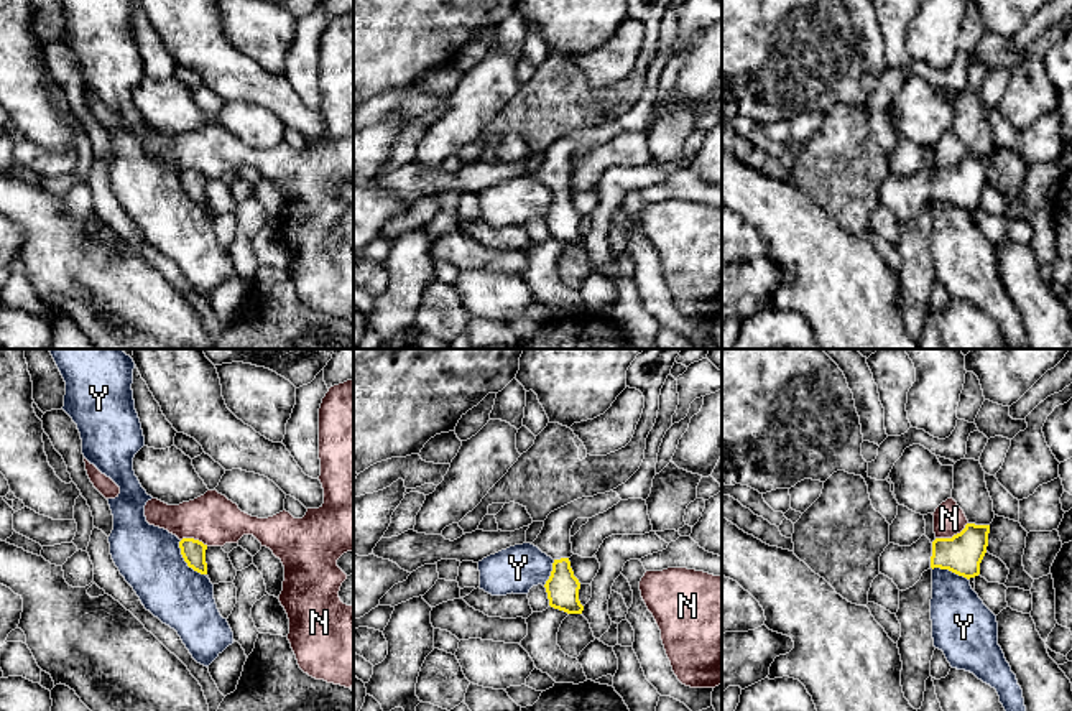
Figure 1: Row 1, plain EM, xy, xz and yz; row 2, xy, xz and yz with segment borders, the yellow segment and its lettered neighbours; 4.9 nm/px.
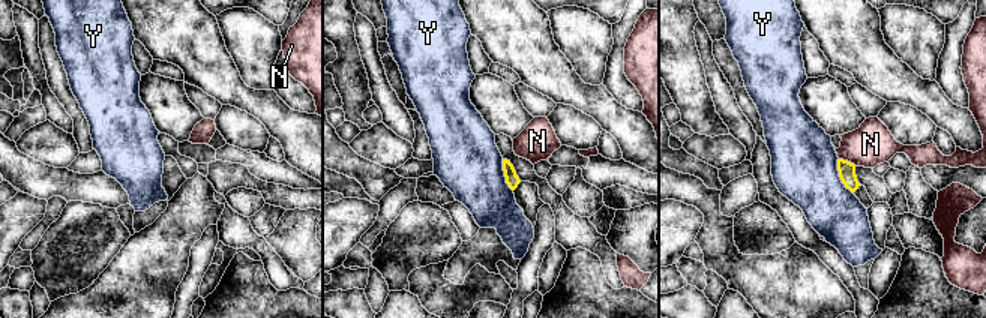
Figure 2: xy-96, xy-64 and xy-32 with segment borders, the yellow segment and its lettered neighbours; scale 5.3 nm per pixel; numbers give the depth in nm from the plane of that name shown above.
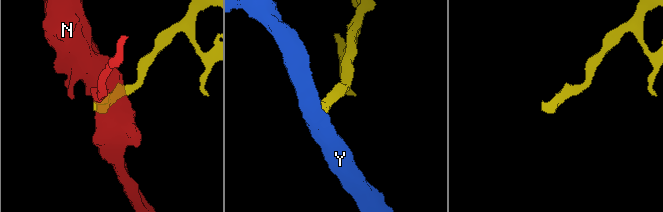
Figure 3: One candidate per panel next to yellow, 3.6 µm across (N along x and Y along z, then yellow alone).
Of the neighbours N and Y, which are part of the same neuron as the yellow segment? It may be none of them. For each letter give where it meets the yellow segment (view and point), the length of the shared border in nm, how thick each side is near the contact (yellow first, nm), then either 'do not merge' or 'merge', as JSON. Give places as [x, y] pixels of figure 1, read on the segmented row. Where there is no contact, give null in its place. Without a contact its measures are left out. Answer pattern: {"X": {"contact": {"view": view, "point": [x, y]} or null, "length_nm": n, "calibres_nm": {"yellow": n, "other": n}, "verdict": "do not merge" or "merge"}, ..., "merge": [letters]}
{"N": {"contact": {"view": "yz", "point": [954, 535]}, "length_nm": 180, "calibres_nm": {"yellow": 200, "other": 160}, "verdict": "do not merge"}, "Y": {"contact": {"view": "xy", "point": [184, 560]}, "length_nm": 220, "calibres_nm": {"yellow": 120, "other": 320}, "verdict": "do not merge"}, "merge": []}

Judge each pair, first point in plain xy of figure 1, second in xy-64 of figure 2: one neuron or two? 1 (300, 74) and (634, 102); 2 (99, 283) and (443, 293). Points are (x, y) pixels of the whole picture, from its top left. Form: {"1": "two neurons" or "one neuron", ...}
{"1": "one neuron", "2": "one neuron"}

